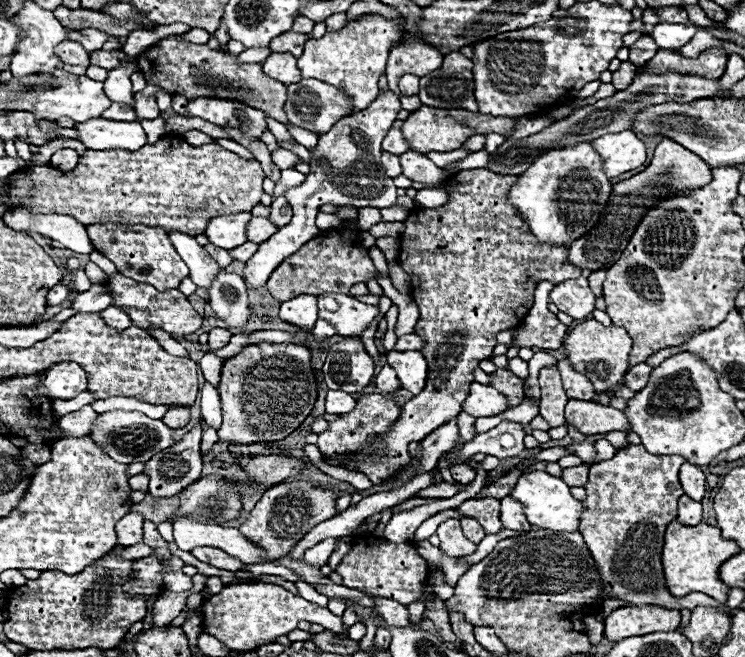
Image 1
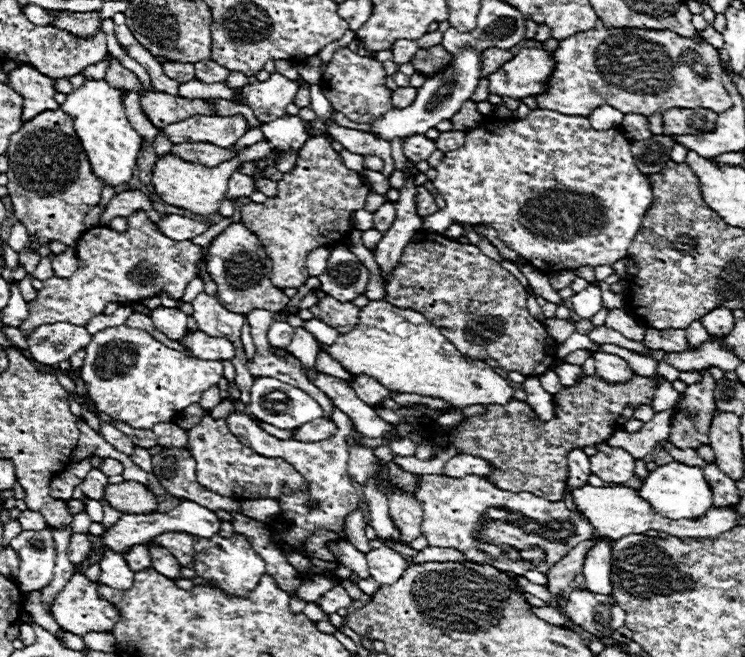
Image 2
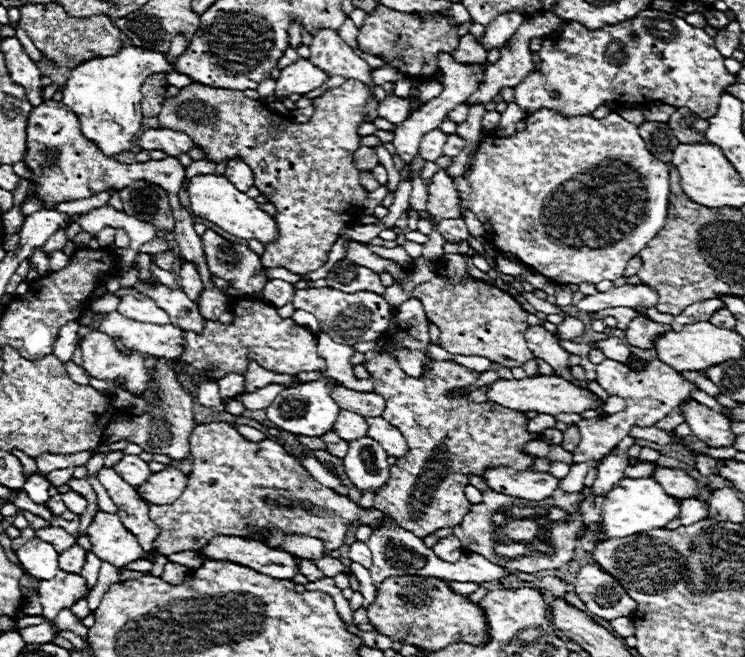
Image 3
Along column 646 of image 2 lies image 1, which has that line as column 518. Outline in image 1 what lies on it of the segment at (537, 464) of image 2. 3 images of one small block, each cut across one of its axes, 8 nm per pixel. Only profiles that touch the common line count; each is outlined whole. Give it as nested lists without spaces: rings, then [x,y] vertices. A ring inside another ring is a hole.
[[[496,370],[494,374],[490,374],[490,384],[508,398],[510,406],[518,406],[524,400],[522,380],[510,370]]]

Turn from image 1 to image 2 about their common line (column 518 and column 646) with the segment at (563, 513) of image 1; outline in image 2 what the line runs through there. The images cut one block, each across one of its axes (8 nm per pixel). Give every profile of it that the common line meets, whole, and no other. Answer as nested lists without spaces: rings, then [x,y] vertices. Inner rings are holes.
[[[670,462],[664,466],[658,466],[654,472],[648,474],[648,478],[642,482],[642,486],[638,488],[638,496],[644,498],[650,508],[670,520],[696,520],[702,518],[706,514],[708,508],[712,508],[712,490],[704,480],[702,468],[700,466],[686,466],[682,462]]]

